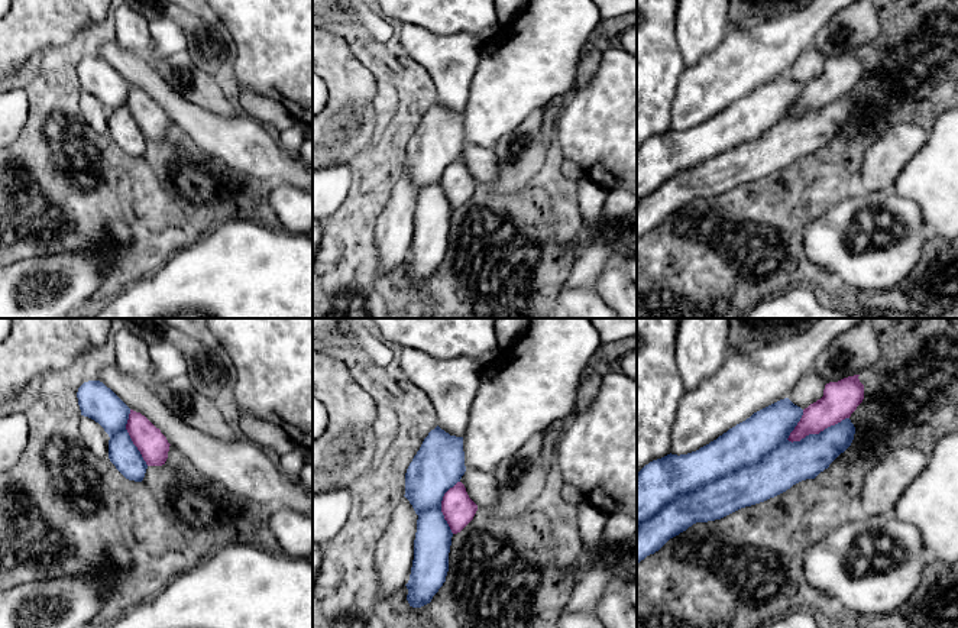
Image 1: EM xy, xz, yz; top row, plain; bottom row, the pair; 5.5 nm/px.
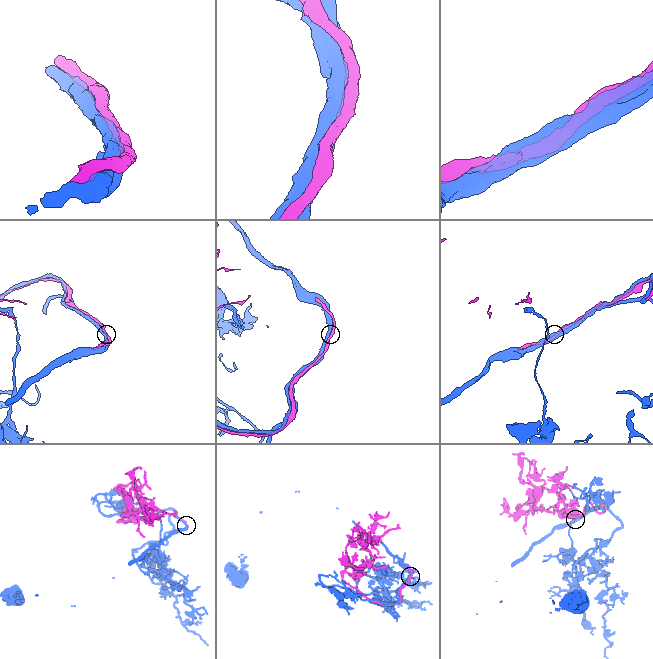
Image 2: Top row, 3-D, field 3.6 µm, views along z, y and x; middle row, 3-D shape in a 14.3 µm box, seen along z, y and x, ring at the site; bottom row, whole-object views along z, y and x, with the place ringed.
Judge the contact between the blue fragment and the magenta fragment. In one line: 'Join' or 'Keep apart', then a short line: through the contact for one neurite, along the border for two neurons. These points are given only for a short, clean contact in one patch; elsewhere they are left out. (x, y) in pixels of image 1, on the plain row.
Join

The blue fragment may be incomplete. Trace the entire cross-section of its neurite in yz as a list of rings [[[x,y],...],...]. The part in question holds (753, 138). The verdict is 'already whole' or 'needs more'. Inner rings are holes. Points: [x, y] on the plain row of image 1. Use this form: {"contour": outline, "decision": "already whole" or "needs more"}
{"contour": [[[858,52],[826,59],[823,72],[805,85],[789,74],[780,75],[696,127],[680,132],[670,129],[645,140],[637,149],[637,239],[696,198],[721,195],[741,184],[764,178],[828,145],[854,116],[855,103],[849,93],[864,75],[864,61]]], "decision": "needs more"}

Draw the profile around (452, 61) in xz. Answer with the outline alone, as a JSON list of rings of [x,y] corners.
[[[391,23],[399,33],[401,45],[433,80],[437,101],[450,111],[463,113],[482,48],[499,26],[480,35],[456,33],[443,36],[415,25]]]

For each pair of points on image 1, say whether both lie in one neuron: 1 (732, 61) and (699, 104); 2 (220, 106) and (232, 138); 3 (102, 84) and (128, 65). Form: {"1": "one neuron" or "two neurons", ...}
{"1": "one neuron", "2": "two neurons", "3": "two neurons"}

